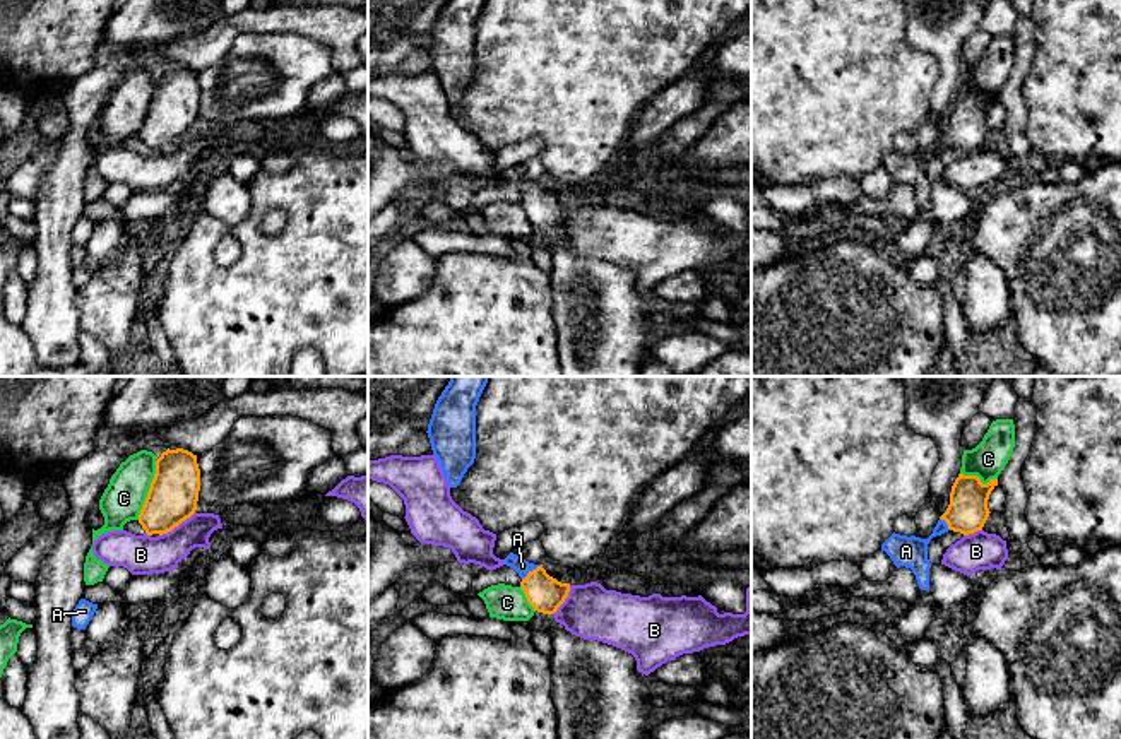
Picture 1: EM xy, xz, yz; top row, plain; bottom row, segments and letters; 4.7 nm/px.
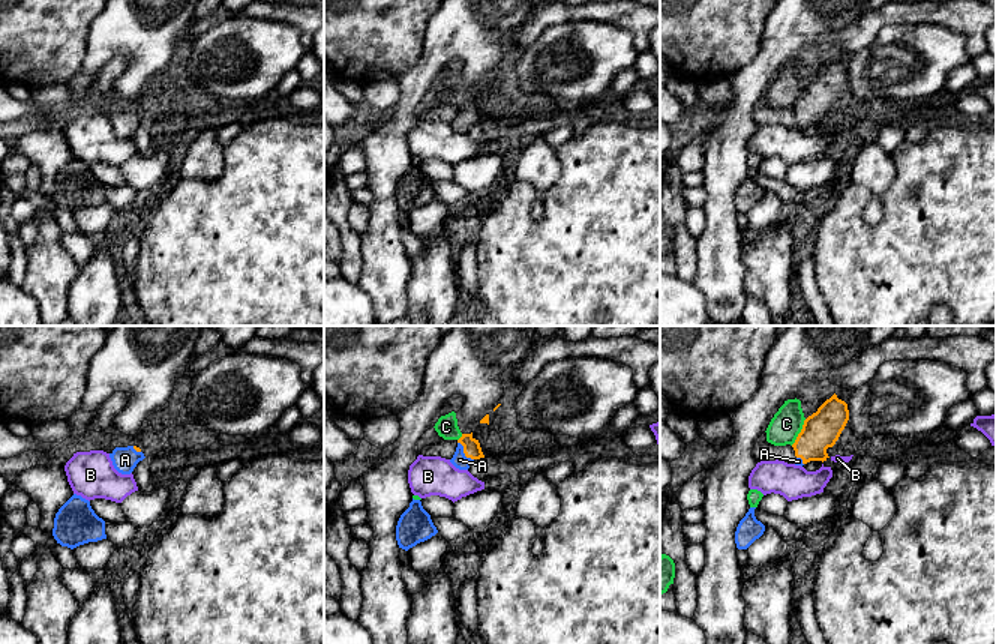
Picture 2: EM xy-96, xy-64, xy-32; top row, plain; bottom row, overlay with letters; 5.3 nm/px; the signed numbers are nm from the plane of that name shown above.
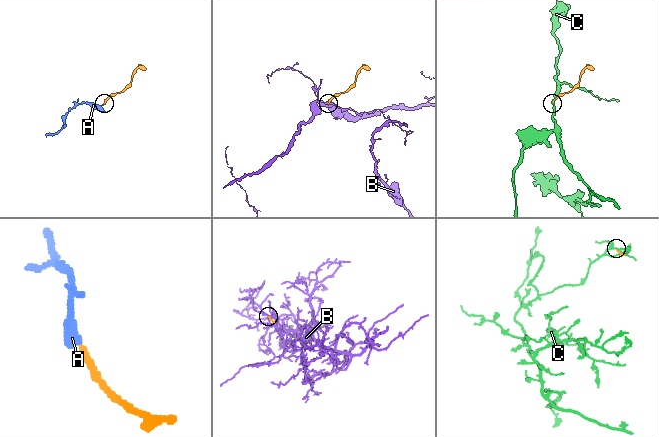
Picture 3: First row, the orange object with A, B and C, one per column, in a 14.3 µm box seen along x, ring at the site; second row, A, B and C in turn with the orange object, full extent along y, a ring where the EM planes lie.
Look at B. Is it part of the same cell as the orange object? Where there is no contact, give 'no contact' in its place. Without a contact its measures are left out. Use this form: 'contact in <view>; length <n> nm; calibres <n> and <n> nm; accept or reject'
contact in xy; length 200 nm; calibres 240 and 190 nm; reject

